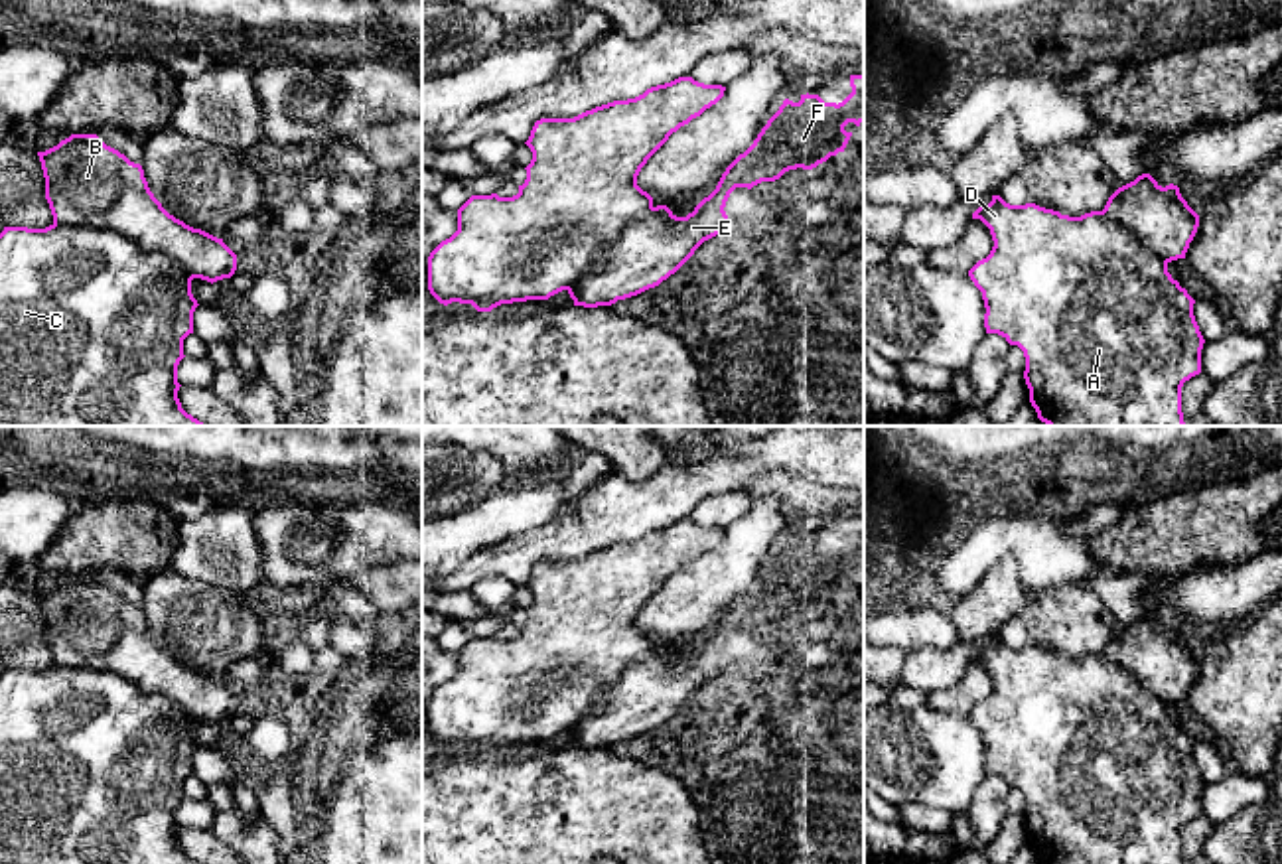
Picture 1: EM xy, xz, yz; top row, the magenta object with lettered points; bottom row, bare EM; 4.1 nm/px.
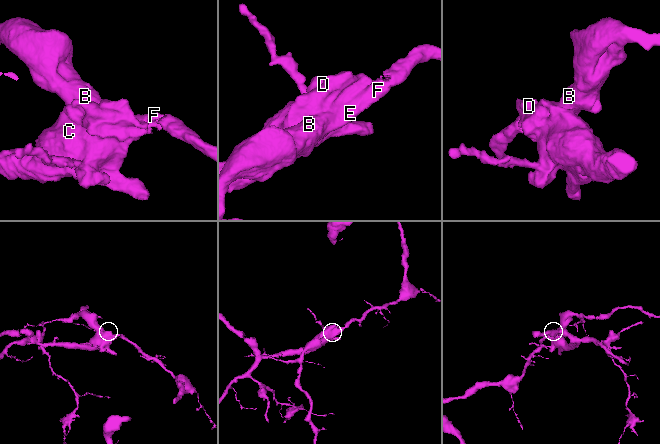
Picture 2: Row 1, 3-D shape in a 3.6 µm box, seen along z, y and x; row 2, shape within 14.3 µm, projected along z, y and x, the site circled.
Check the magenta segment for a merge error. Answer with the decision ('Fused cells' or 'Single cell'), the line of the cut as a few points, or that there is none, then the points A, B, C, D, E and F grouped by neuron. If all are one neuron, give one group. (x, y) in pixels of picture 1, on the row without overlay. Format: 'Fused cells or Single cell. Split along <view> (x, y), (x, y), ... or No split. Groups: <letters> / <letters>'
Fused cells. Split along xy (54, 663), (119, 673), (142, 691), (166, 697), (194, 719). Groups: A C D / B E F

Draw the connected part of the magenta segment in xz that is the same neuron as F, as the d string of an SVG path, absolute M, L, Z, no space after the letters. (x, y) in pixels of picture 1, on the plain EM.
M850 517L852 535L842 544L824 544L819 537L801 537L799 544L783 542L779 552L767 562L753 586L740 596L722 615L716 631L704 639L692 655L677 659L667 647L653 649L639 663L633 663L604 696L604 708L584 716L570 732L574 748L598 750L611 748L617 742L637 738L659 728L675 716L694 692L716 679L732 665L724 653L730 635L736 629L748 629L761 623L775 623L789 612L813 612L830 598L844 594L852 574L844 568L864 564L864 517Z

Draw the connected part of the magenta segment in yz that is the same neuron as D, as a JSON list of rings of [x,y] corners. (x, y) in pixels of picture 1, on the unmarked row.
[[[992,637],[972,661],[980,661],[994,683],[990,696],[968,712],[982,734],[986,775],[998,775],[1024,793],[1024,821],[1041,864],[1183,864],[1181,828],[1201,815],[1205,781],[1193,757],[1195,742],[1154,692],[1103,653],[1069,659],[1035,645],[1010,647]]]

